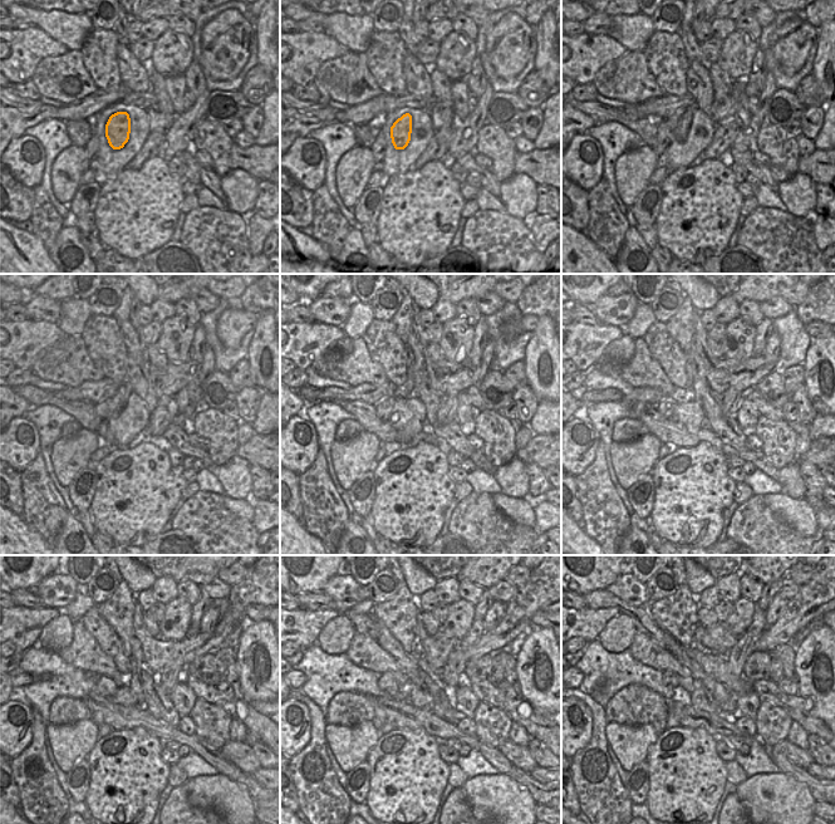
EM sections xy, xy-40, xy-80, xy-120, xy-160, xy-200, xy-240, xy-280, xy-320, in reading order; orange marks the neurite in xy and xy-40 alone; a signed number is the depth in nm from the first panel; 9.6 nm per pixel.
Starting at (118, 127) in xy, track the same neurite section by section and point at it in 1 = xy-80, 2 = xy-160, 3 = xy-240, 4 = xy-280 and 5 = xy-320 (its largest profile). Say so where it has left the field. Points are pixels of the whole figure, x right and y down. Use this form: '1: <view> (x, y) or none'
1: xy-80 (683, 124)
2: xy-160 (406, 388)
3: xy-240 (118, 611)
4: xy-280 (399, 614)
5: xy-320 (677, 614)

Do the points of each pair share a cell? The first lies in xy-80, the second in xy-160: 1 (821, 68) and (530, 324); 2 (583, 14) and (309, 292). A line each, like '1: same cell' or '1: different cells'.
1: different cells
2: different cells

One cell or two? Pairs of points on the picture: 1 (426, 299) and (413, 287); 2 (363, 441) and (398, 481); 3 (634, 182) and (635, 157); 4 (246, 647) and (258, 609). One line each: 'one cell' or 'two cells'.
1: one cell
2: two cells
3: one cell
4: two cells

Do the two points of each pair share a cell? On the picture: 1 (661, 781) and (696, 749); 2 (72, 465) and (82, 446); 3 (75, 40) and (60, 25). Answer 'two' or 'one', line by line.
1: one
2: one
3: one

